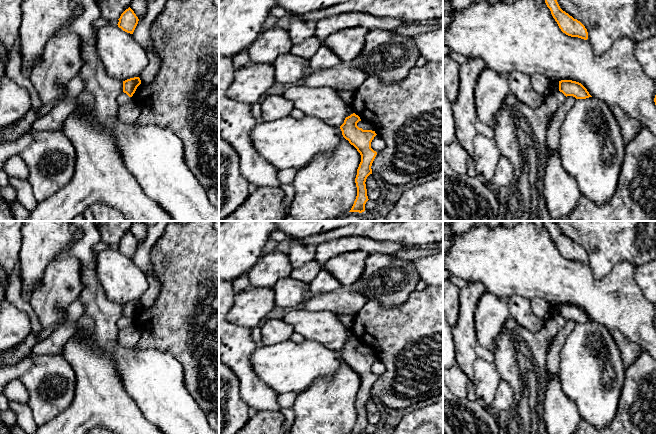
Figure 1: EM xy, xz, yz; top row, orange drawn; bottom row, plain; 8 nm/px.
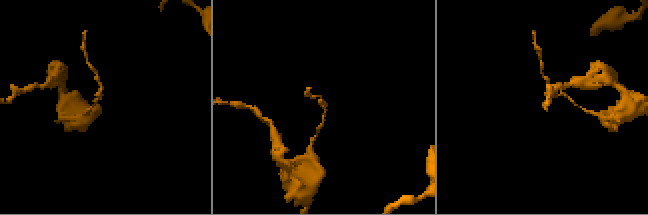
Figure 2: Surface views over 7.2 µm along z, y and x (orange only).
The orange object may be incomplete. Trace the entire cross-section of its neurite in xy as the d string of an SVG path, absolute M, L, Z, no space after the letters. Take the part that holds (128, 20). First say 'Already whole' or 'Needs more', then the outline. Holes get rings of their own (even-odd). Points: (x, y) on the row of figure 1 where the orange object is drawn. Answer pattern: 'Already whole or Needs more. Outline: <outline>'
Already whole. Outline: M130 7L121 14L118 20L118 27L130 34L133 34L139 21L138 17Z

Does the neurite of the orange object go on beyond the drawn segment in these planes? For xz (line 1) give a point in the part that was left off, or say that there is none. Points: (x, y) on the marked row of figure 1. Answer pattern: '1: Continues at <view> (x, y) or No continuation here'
1: No continuation here

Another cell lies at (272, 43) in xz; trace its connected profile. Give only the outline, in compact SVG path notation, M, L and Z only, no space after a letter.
M275 26L263 31L246 51L252 63L273 64L279 56L289 53L292 45L288 30Z

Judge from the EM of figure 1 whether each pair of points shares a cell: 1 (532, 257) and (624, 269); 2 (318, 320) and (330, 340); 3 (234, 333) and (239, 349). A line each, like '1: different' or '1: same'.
1: same
2: same
3: same

